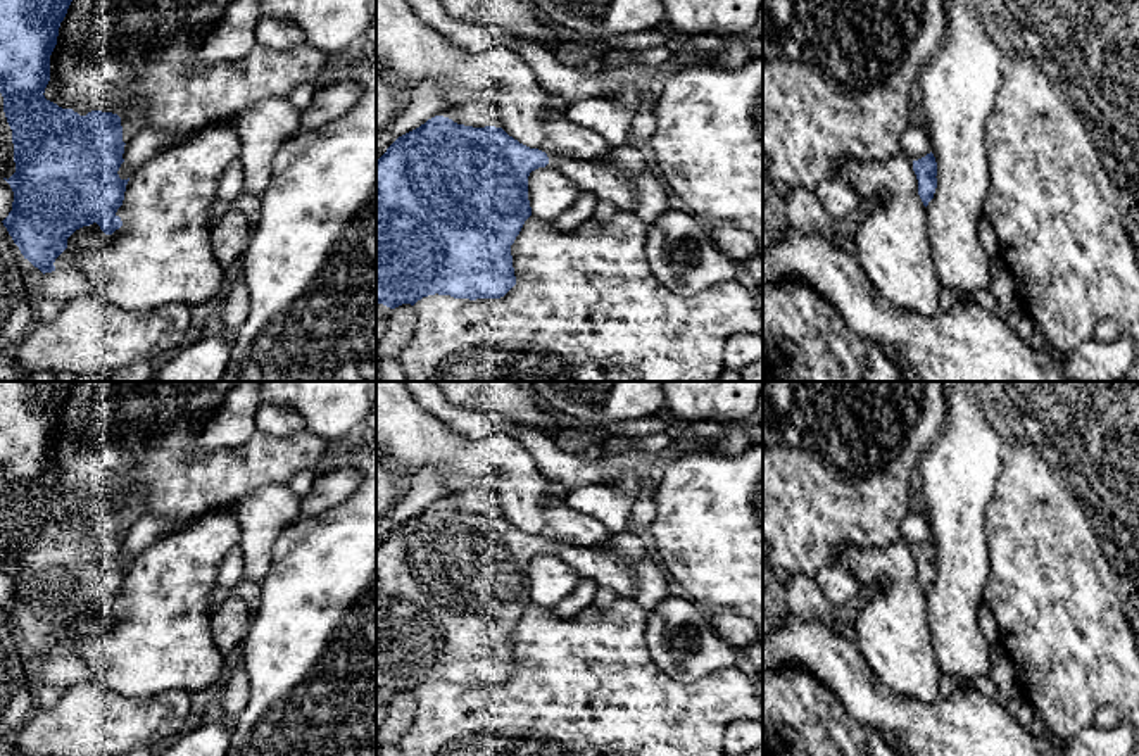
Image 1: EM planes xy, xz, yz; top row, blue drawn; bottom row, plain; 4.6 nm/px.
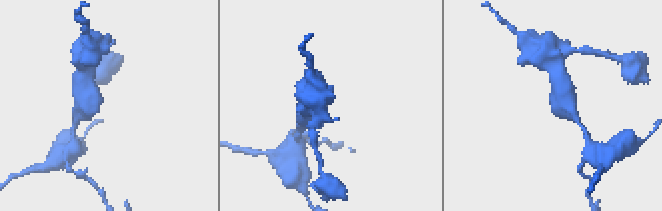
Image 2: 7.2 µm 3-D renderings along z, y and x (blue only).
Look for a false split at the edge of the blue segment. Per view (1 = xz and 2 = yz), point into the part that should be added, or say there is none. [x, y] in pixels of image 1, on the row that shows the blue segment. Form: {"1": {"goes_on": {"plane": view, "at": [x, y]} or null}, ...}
{"1": {"goes_on": {"plane": "xz", "at": [613, 180]}}, "2": {"goes_on": null}}

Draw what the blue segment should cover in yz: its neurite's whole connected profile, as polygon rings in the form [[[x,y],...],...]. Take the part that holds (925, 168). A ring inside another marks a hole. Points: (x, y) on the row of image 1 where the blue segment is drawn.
[[[930,152],[925,157],[913,161],[913,171],[918,180],[918,195],[927,207],[937,188],[937,162],[934,154]]]

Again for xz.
[[[435,116],[419,128],[399,136],[376,159],[376,304],[395,309],[402,304],[414,306],[423,297],[435,293],[469,300],[504,297],[516,285],[511,245],[532,216],[528,176],[545,166],[570,174],[580,190],[609,200],[618,211],[625,212],[635,209],[635,180],[639,176],[656,174],[661,180],[656,166],[645,162],[640,150],[625,143],[614,147],[606,161],[599,157],[576,161],[530,148],[502,128],[473,128]]]

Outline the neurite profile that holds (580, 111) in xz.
[[[592,97],[570,104],[566,114],[571,121],[599,133],[611,148],[623,142],[623,131],[630,119],[630,114],[611,97]]]

